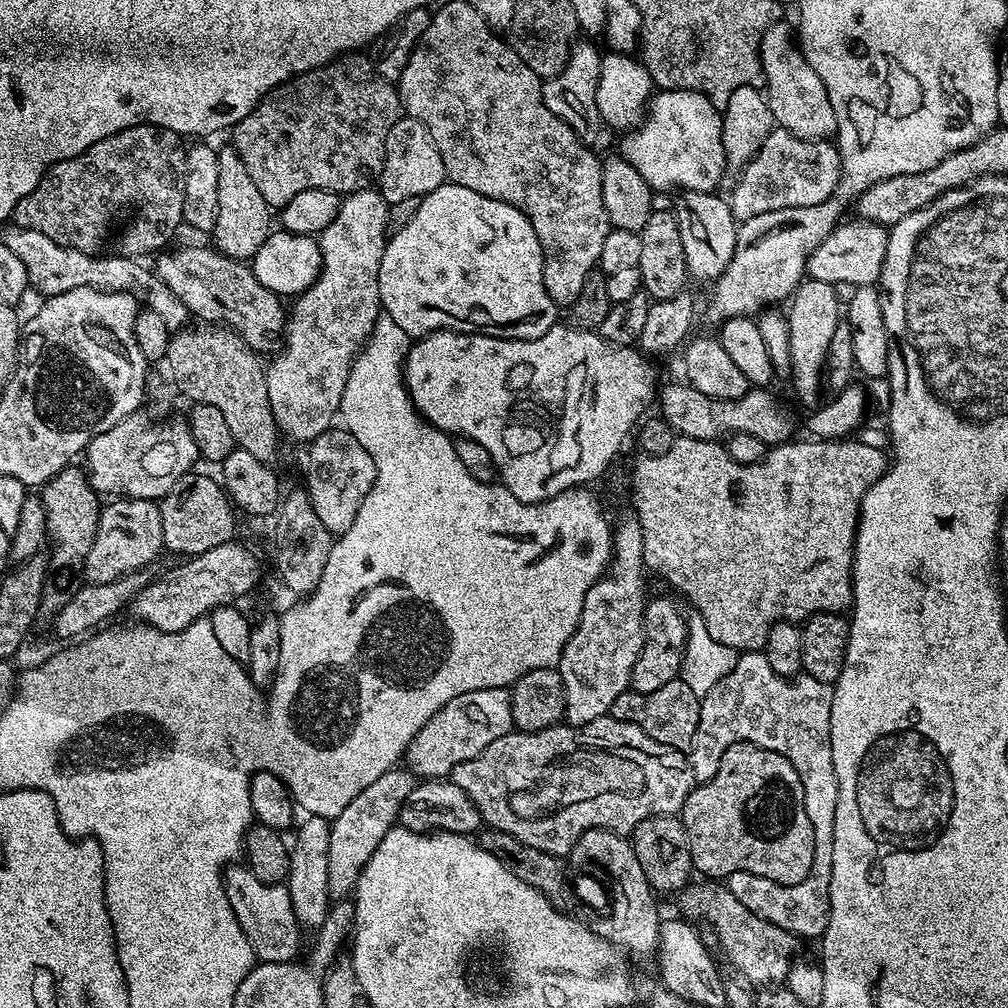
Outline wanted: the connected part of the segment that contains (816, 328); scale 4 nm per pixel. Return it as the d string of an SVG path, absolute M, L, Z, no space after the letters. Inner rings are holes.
M808 278L797 286L788 306L786 315L790 330L789 348L792 363L790 381L792 380L793 386L796 387L797 398L802 403L812 406L817 403L816 395L820 392L820 386L822 388L822 377L825 375L824 360L827 358L830 338L842 320L842 305L834 296L831 284Z

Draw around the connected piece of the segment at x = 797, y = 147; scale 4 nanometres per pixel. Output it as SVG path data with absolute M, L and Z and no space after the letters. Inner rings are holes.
M776 126L738 179L730 195L737 221L770 214L770 210L818 206L830 199L840 181L840 149L831 139L803 140Z

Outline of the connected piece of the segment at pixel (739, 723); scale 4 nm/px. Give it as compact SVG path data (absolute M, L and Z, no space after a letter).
M763 651L739 653L736 658L734 670L730 670L730 674L726 674L726 678L722 678L722 682L718 682L718 686L714 686L714 690L710 690L710 694L703 696L700 702L701 716L698 720L698 727L694 730L694 737L691 738L688 747L689 764L696 782L704 783L709 781L710 778L714 778L718 772L719 763L722 762L722 756L730 746L736 745L743 740L751 741L753 738L764 738L760 736L788 736L786 755L789 762L794 766L794 770L798 770L798 778L802 782L802 790L804 791L804 804L808 808L810 822L814 826L814 834L820 832L820 834L824 834L824 838L828 840L828 838L830 838L830 824L834 824L834 810L838 802L838 782L834 774L834 758L832 757L832 747L830 746L830 706L832 705L832 690L833 685L818 682L818 678L810 678L803 674L797 674L791 678L774 674L774 670L770 666L768 659L764 656Z

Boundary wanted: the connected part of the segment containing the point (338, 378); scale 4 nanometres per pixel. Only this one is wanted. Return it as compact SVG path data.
M379 191L347 193L341 199L334 222L330 222L330 226L319 233L322 254L320 277L291 301L284 325L282 347L271 357L272 365L267 365L264 374L270 410L276 419L277 428L287 439L289 436L292 440L304 440L303 442L317 440L323 432L333 427L337 419L342 390L346 390L346 378L350 378L352 363L374 330L376 319L382 314L378 294L378 266L382 266L384 245L389 237L386 230L388 208L389 205Z

